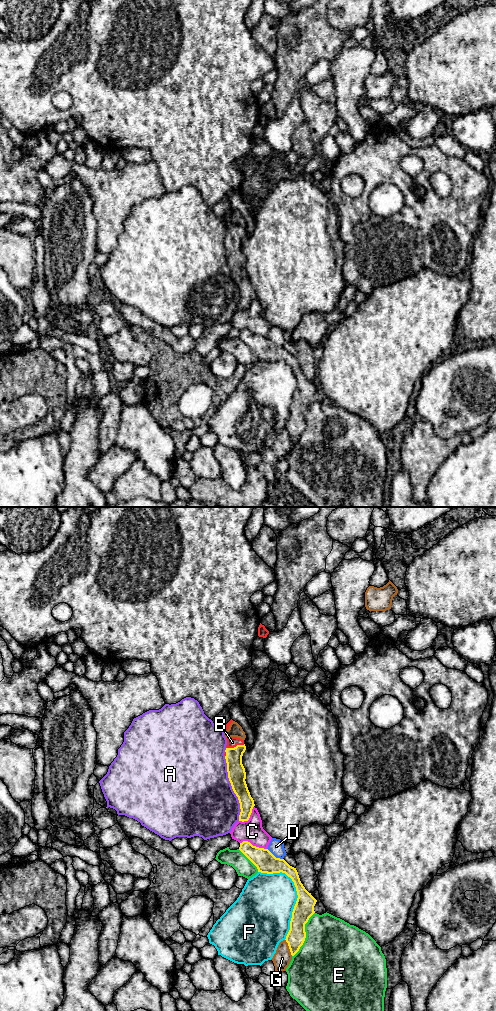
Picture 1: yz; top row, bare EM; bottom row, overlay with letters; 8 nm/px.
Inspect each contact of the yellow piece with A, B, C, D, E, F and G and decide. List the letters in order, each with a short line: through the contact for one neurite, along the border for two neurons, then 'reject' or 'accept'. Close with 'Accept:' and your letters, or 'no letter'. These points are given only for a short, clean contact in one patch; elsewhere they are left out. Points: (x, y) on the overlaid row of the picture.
A: reject
B: line yz (236, 772), (236, 746), (232, 742); accept
C: line yz (240, 842), (247, 841), (266, 849); reject
D: reject
E: reject
F: reject
G: reject
Accept: B

